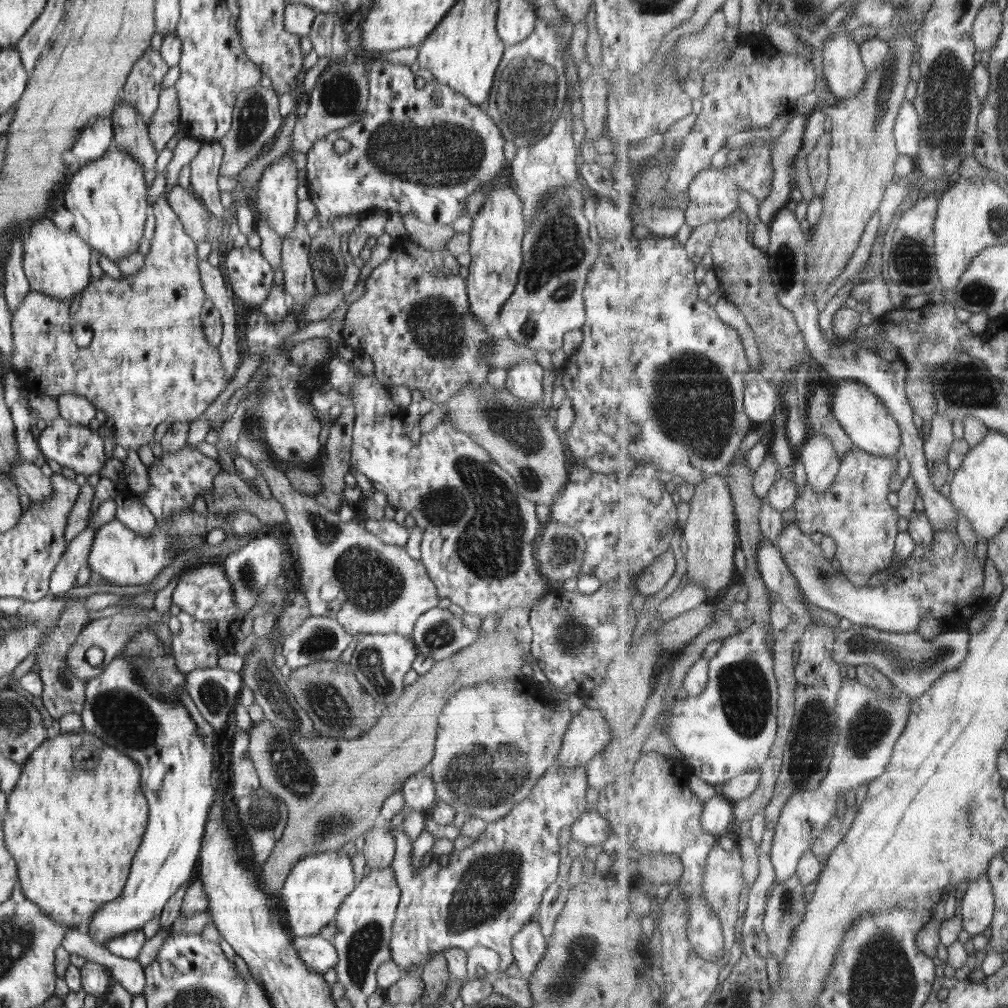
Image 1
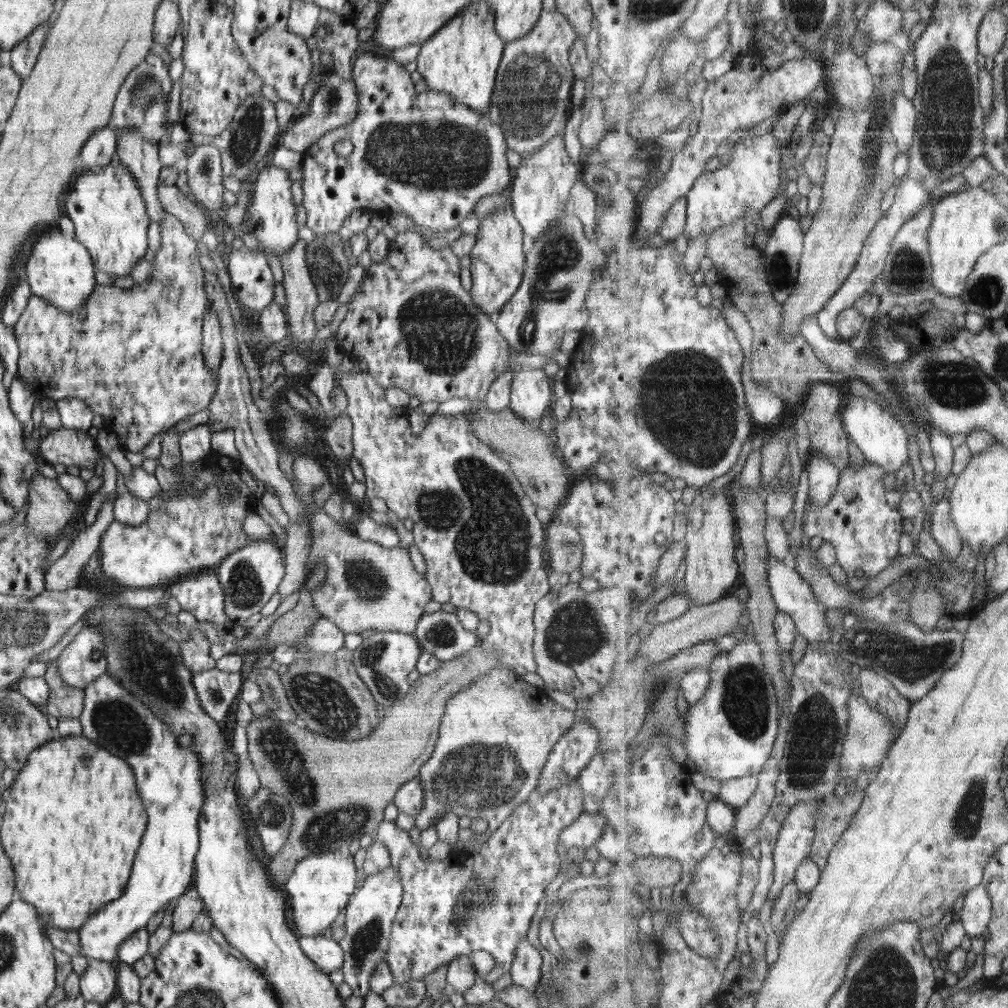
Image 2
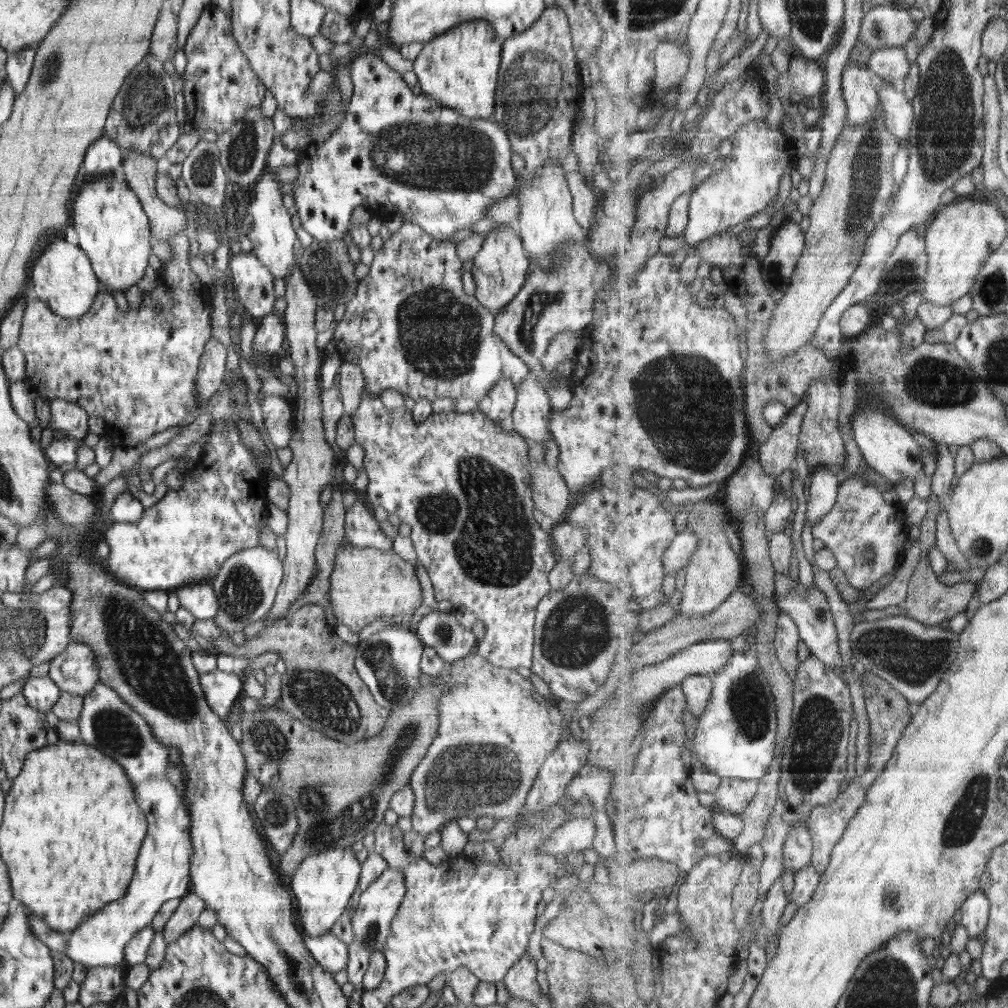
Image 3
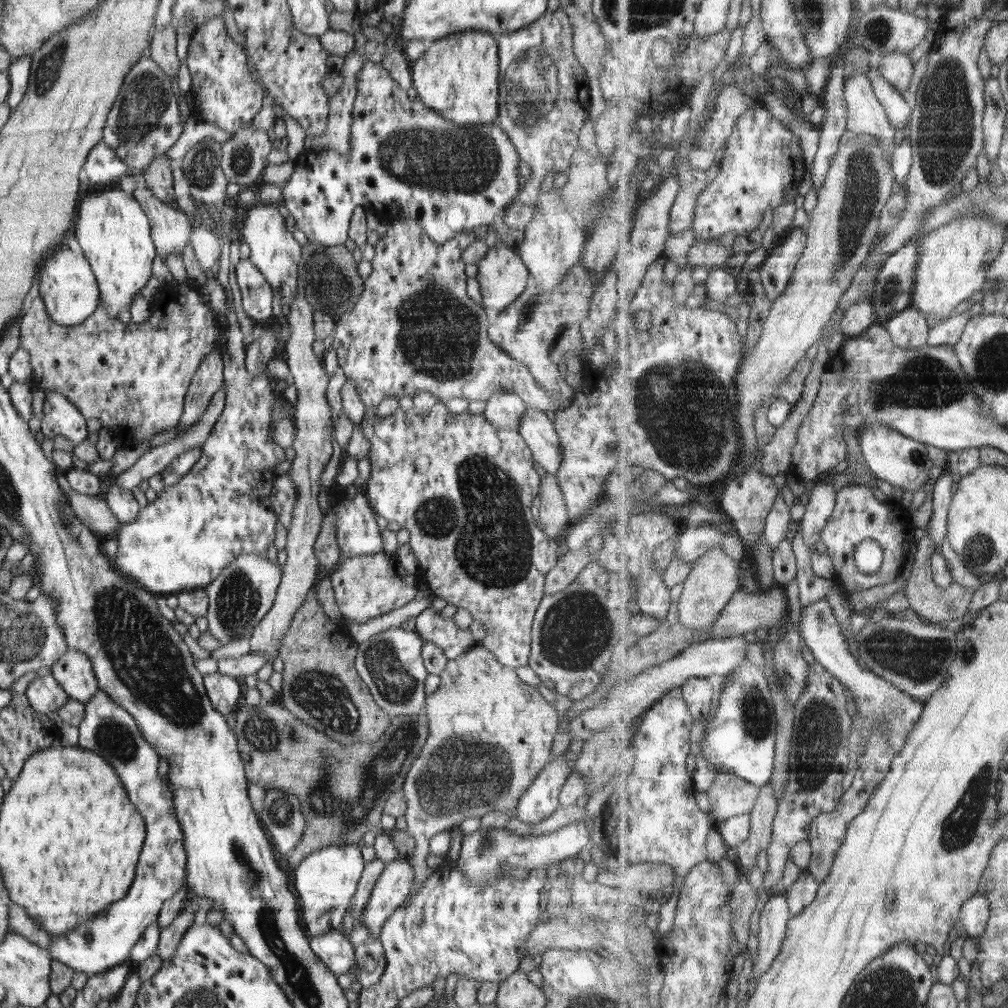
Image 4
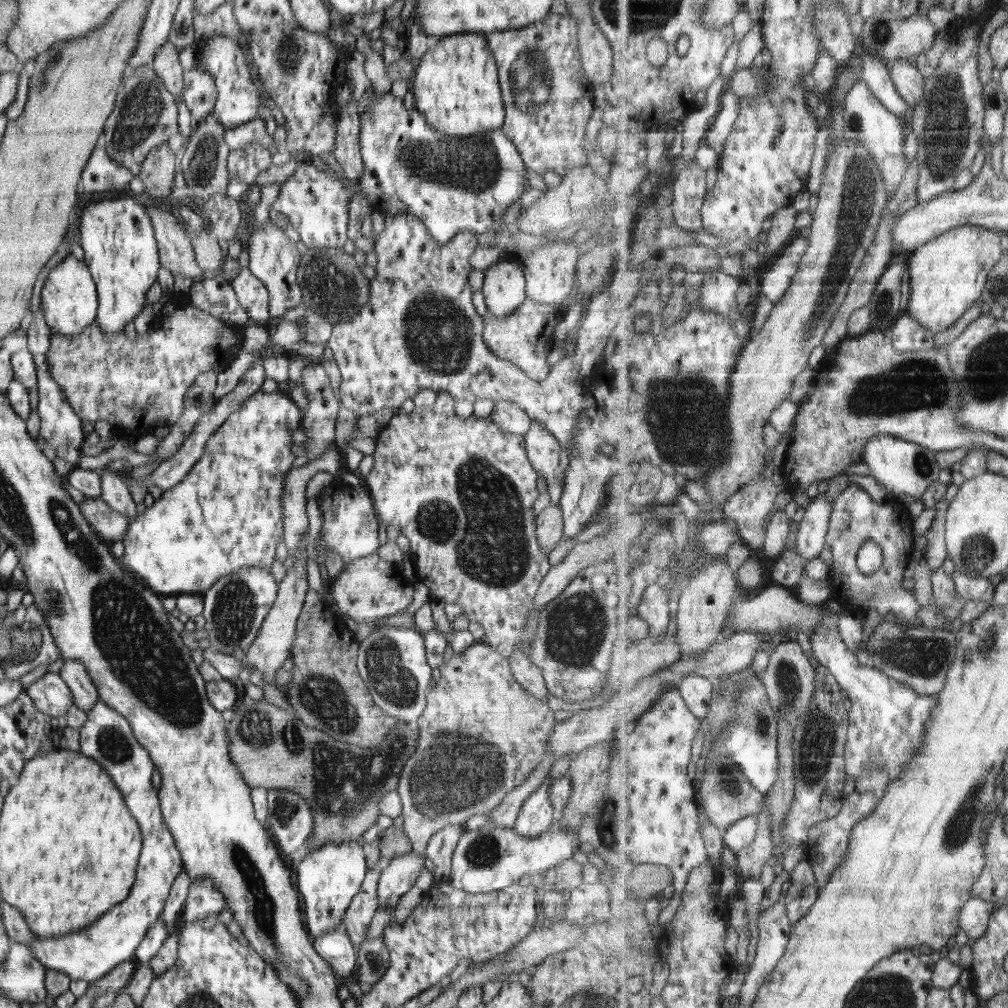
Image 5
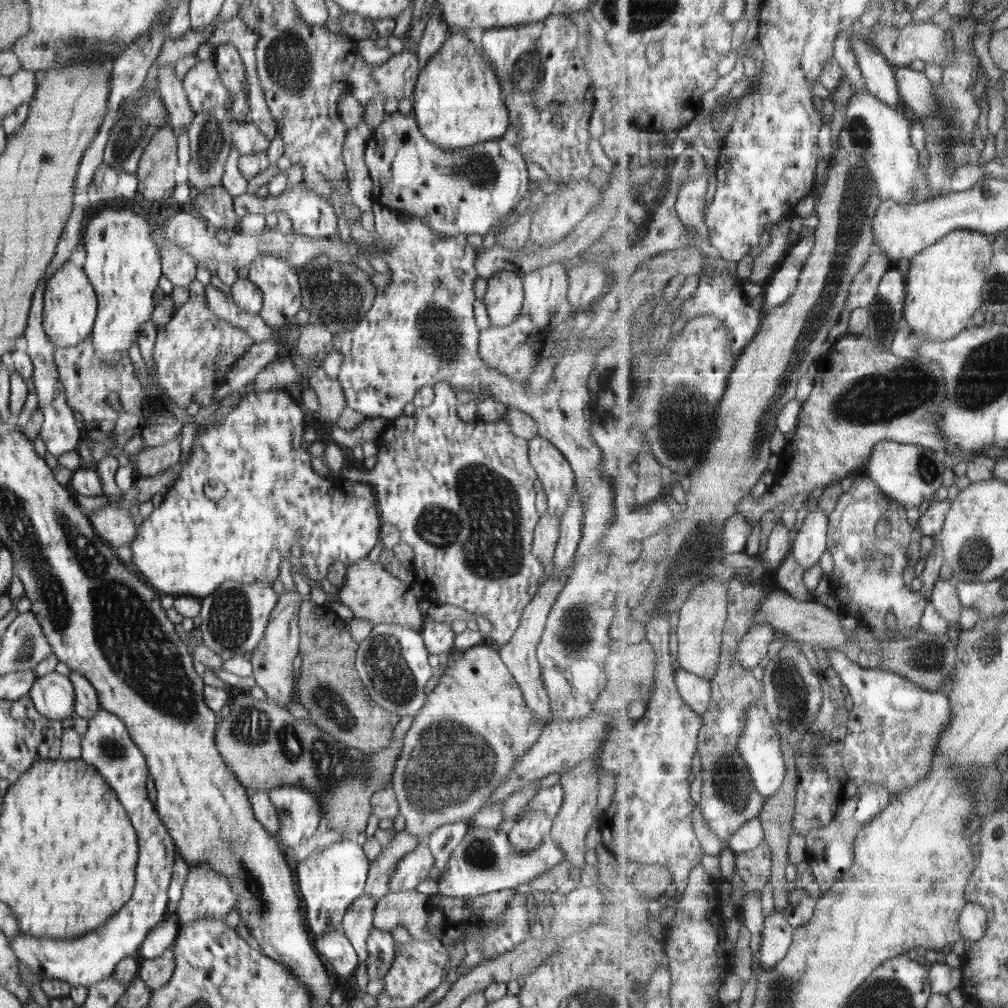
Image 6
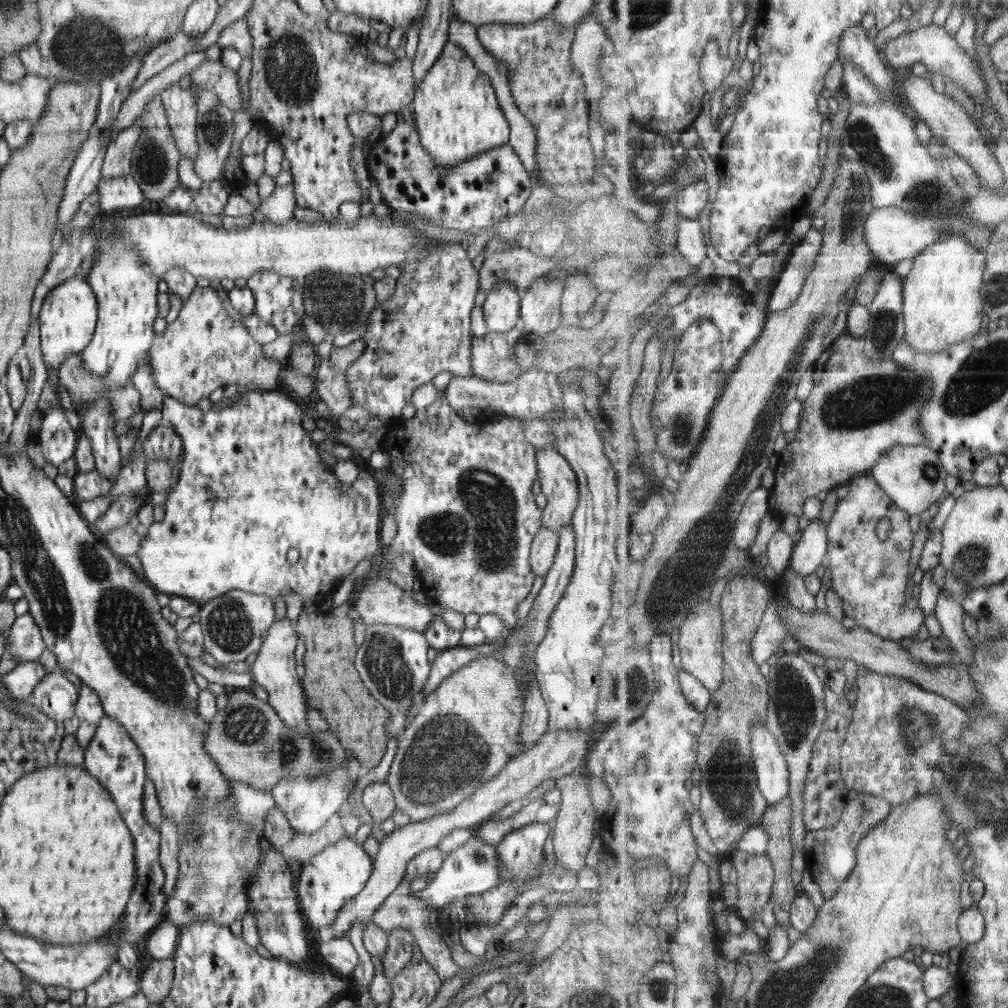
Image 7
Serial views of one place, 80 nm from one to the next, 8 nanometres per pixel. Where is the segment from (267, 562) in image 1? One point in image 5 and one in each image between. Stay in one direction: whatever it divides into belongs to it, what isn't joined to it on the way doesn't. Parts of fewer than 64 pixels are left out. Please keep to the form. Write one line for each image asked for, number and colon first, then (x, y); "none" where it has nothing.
2: (251, 576)
3: (246, 585)
4: (242, 594)
5: (234, 608)

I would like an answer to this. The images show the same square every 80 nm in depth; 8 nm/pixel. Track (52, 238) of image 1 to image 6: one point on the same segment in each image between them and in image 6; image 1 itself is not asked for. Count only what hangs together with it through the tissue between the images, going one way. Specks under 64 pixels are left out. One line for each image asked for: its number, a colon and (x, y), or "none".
2: (60, 270)
3: (61, 275)
4: (67, 285)
5: (69, 298)
6: (70, 304)

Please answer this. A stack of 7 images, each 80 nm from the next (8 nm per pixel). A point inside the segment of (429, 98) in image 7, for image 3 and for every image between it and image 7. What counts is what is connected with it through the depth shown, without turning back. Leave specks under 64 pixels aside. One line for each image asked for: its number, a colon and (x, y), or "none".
3: (459, 68)
4: (457, 76)
5: (455, 86)
6: (457, 101)

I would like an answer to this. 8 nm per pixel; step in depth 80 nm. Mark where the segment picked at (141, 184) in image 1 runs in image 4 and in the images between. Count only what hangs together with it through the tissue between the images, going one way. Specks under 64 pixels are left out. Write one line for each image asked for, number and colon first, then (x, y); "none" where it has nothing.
2: (111, 221)
3: (113, 230)
4: (114, 232)

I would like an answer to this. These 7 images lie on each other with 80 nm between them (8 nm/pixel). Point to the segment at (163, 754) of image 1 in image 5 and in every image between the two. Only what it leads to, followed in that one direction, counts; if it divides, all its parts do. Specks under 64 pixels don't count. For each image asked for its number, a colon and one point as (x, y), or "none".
2: (168, 778)
3: (161, 874)
4: (106, 940)
5: (90, 953)

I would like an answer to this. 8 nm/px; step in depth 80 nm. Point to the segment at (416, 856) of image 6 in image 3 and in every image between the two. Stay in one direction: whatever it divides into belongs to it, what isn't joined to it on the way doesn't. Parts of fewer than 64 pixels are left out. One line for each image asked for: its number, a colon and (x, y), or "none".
3: (378, 904)
4: (394, 885)
5: (397, 877)

